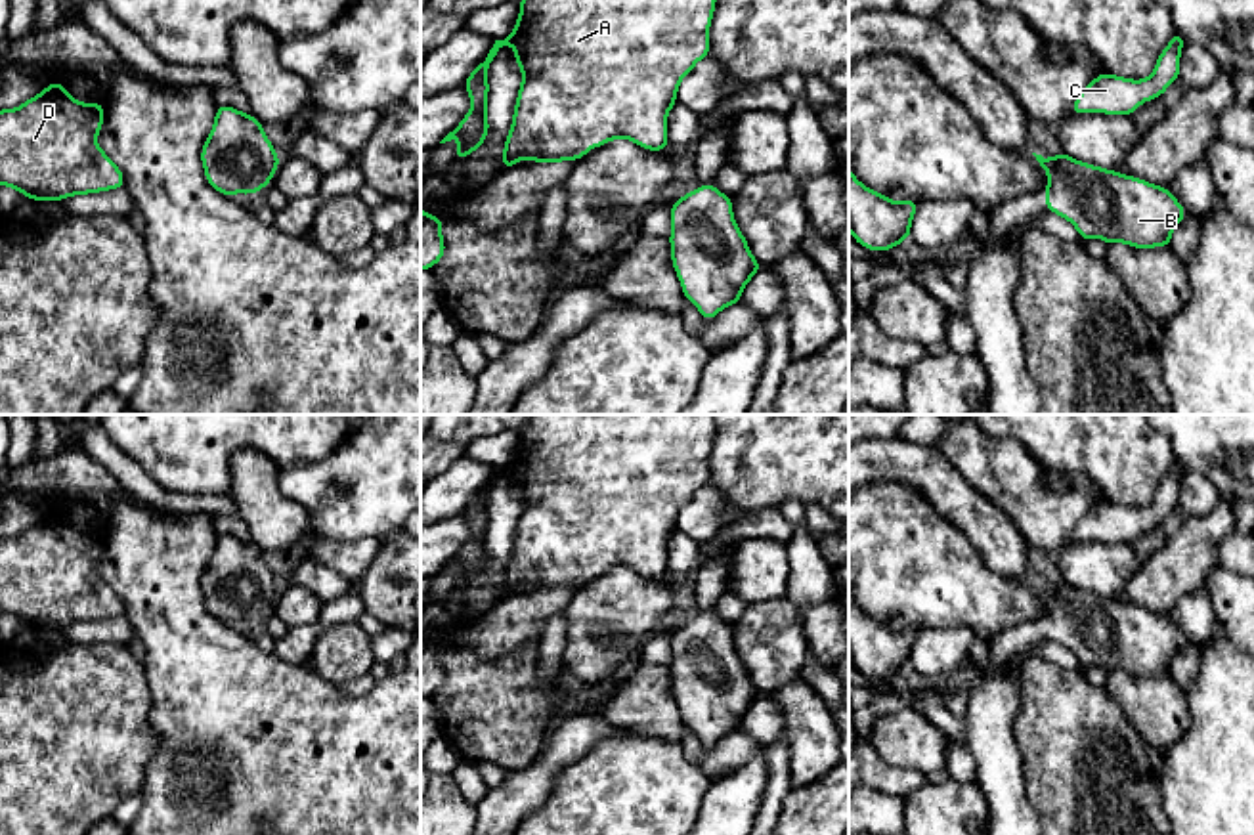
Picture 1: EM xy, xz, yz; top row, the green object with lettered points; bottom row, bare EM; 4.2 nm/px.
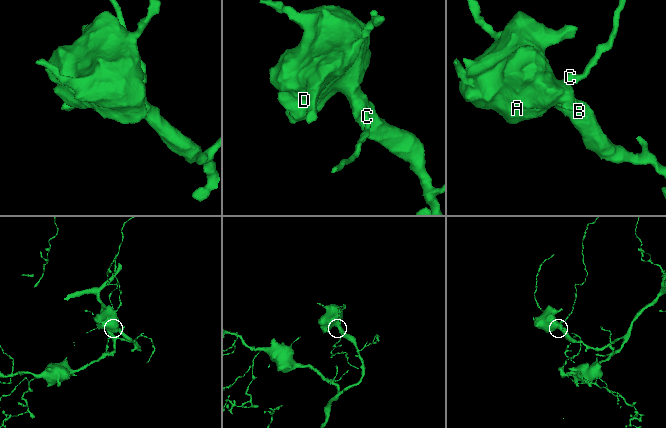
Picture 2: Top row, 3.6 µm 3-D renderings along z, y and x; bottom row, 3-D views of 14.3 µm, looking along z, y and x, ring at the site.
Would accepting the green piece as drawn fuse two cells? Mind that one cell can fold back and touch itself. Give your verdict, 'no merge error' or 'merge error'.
no merge error

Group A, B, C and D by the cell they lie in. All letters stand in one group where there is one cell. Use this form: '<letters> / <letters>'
A B C D

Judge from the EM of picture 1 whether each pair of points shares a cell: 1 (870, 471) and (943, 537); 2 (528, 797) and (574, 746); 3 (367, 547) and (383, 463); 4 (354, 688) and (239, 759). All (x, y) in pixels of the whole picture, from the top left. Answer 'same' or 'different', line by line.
1: different
2: same
3: different
4: different

